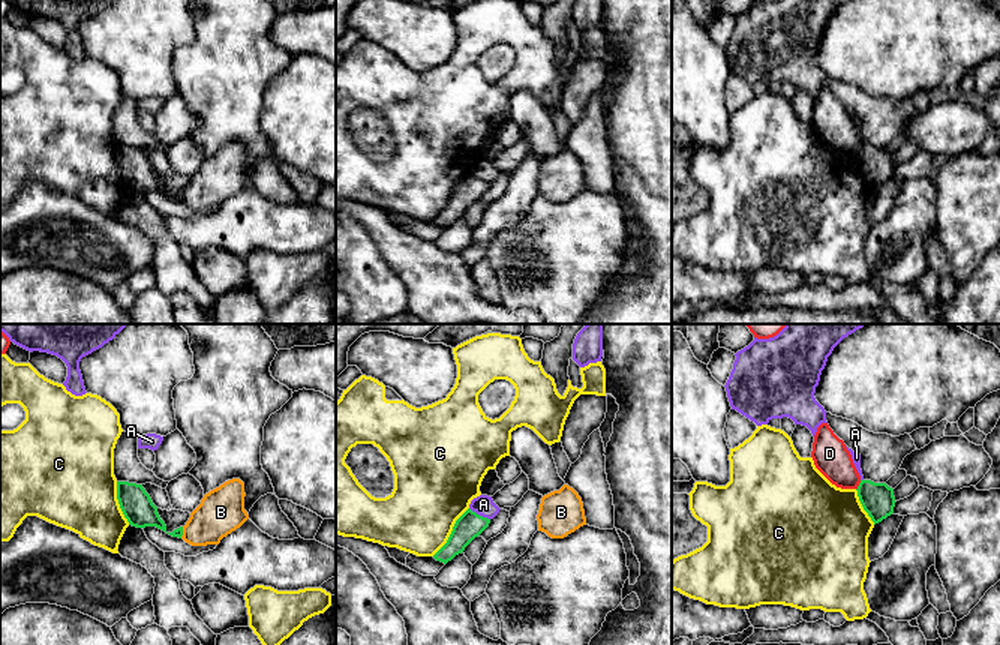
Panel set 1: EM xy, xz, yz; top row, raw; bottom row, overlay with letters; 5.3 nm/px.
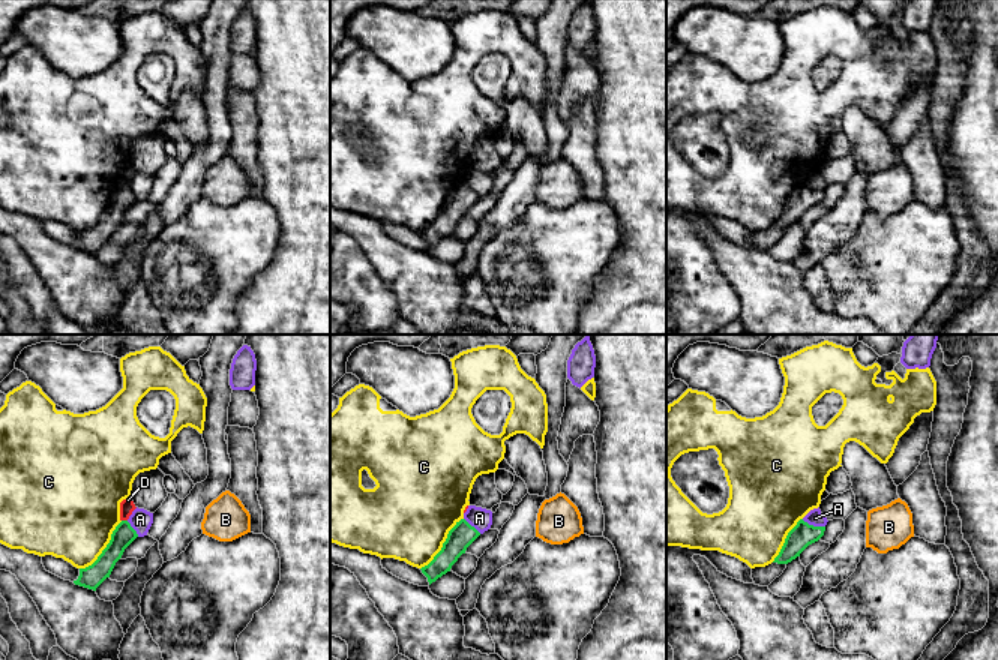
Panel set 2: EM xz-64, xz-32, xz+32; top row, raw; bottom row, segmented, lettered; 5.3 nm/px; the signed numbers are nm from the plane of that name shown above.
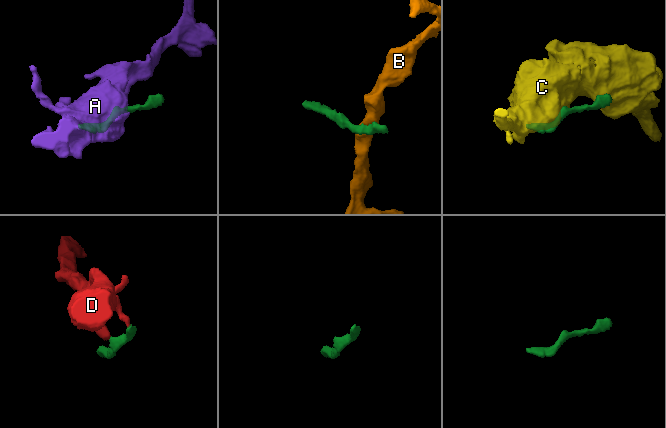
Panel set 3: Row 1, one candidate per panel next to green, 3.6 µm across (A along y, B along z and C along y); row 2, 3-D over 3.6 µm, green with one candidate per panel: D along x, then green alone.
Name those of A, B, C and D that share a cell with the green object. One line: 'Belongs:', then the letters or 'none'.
Belongs: none

